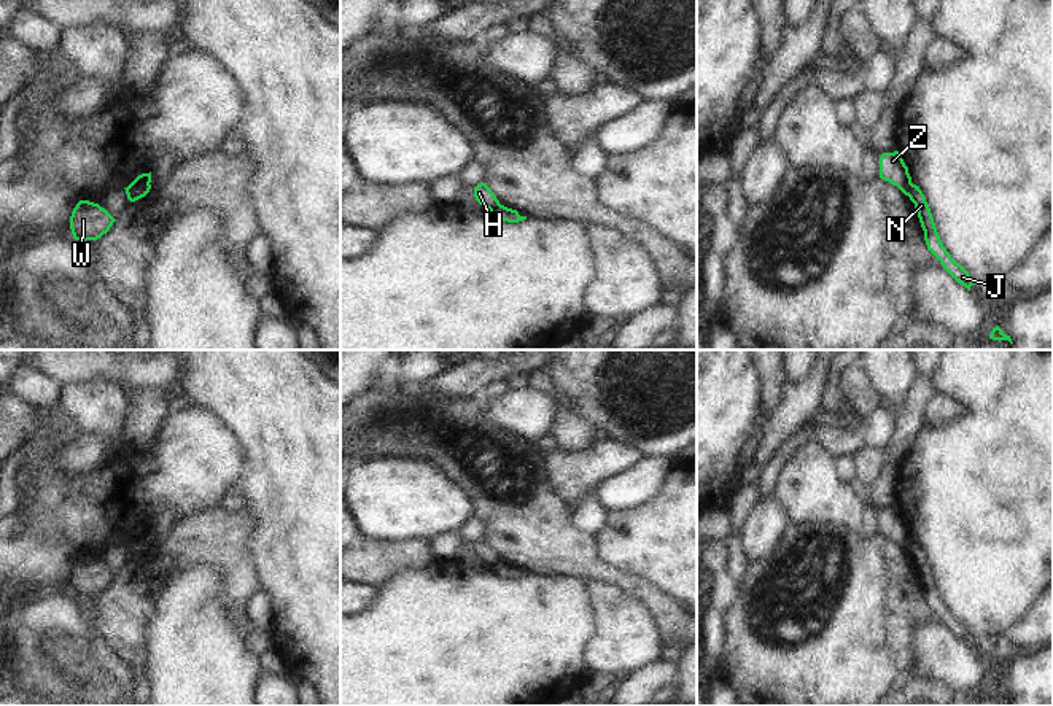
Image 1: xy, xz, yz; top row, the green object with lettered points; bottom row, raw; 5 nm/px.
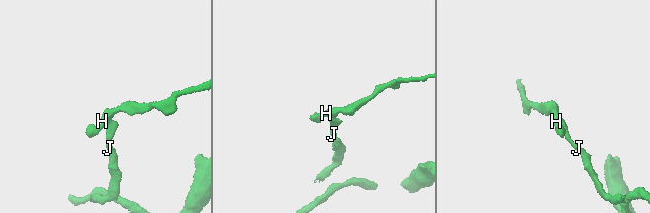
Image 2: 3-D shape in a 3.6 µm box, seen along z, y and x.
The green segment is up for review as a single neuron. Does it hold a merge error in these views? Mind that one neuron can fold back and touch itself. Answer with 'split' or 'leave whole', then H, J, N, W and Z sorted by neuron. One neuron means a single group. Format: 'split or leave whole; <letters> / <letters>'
split; H W Z / J N

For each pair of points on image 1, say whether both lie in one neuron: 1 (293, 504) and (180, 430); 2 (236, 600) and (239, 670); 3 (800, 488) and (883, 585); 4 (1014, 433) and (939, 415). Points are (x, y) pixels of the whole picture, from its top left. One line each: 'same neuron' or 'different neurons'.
1: different neurons
2: different neurons
3: different neurons
4: different neurons

